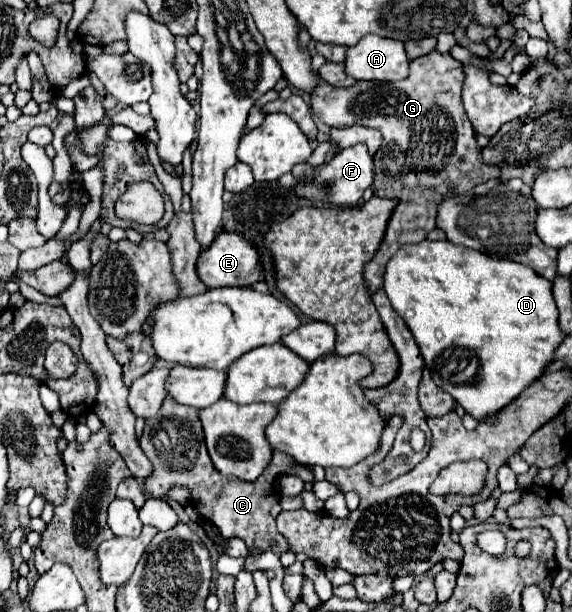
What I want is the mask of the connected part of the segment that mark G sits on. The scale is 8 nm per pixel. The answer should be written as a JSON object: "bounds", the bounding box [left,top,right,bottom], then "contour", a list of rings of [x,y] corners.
{"bounds":[310,53,500,293],"contour":[[[430,53],[410,63],[410,77],[394,83],[358,81],[354,87],[336,89],[320,81],[310,97],[318,119],[328,127],[366,125],[382,133],[384,141],[374,155],[374,195],[400,197],[388,223],[384,241],[364,269],[370,293],[382,287],[386,263],[406,243],[420,243],[436,227],[436,207],[446,193],[466,193],[476,185],[496,179],[500,169],[484,163],[476,143],[476,131],[466,115],[460,89],[464,81],[462,63],[450,53]]]}

